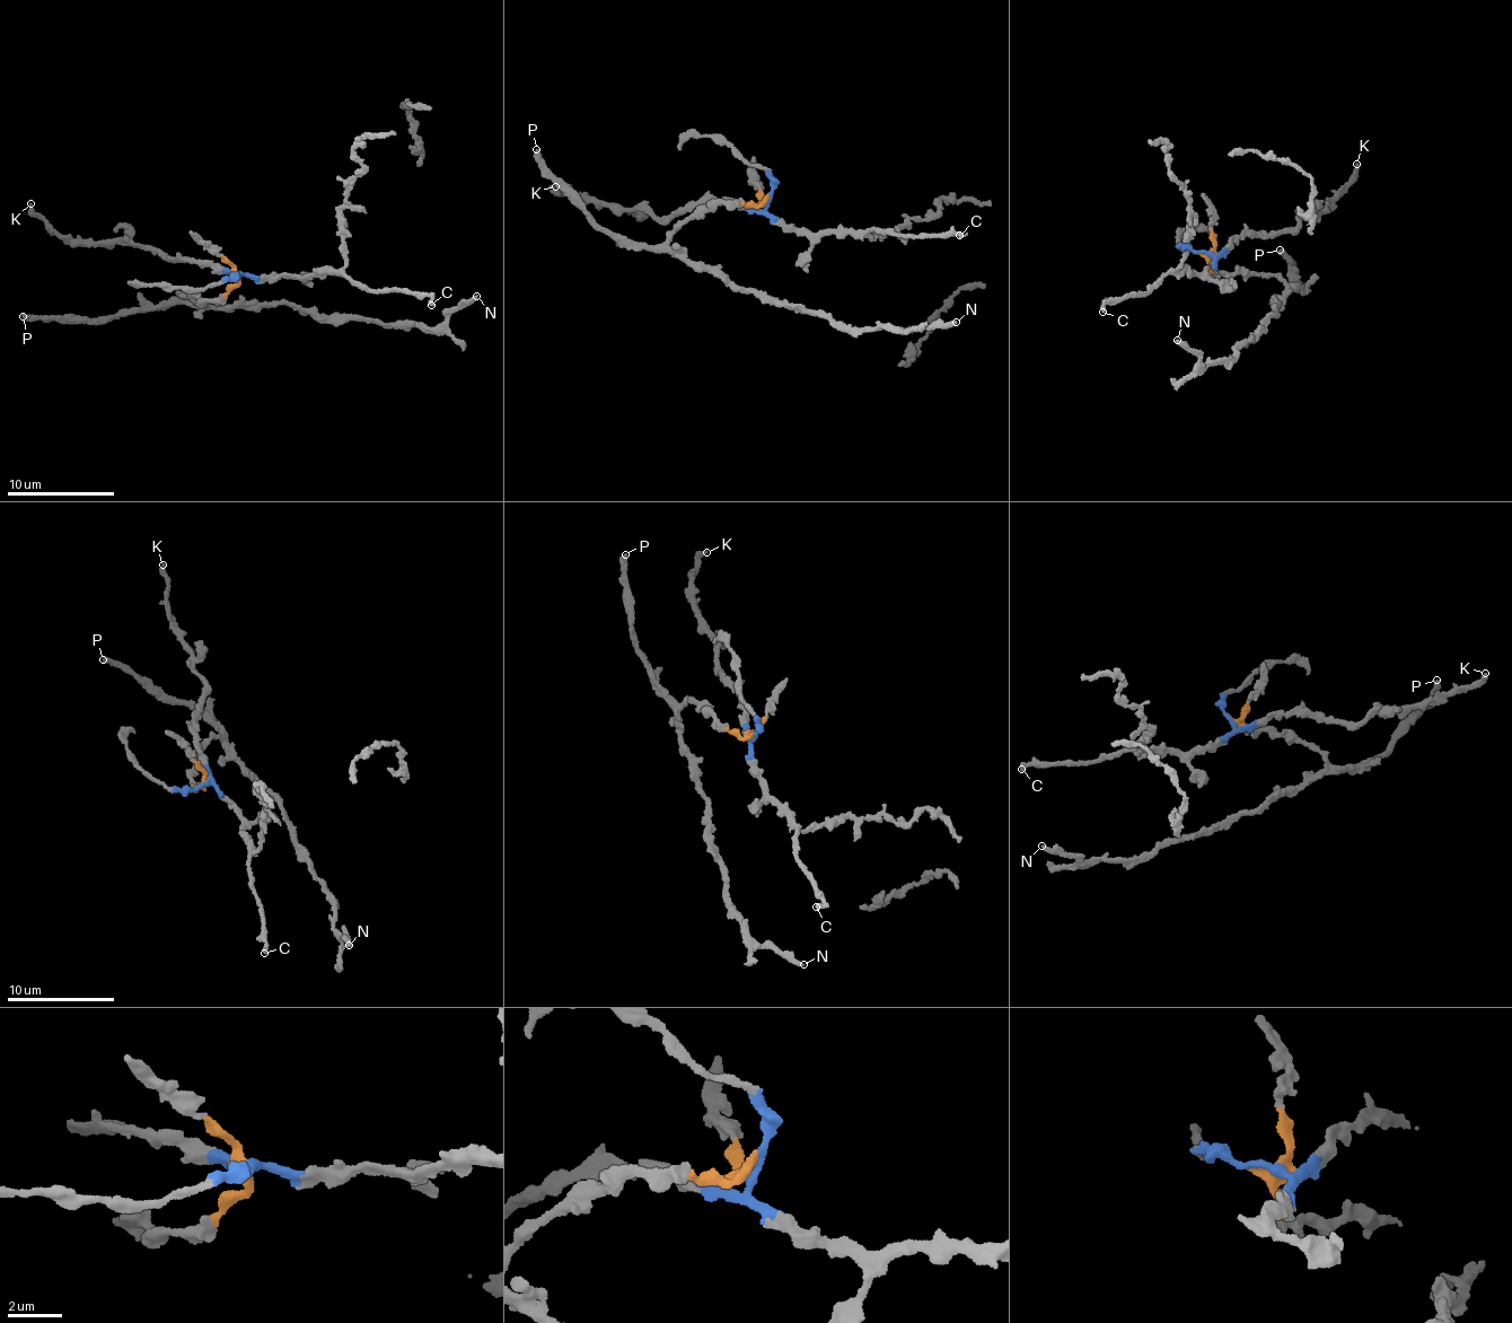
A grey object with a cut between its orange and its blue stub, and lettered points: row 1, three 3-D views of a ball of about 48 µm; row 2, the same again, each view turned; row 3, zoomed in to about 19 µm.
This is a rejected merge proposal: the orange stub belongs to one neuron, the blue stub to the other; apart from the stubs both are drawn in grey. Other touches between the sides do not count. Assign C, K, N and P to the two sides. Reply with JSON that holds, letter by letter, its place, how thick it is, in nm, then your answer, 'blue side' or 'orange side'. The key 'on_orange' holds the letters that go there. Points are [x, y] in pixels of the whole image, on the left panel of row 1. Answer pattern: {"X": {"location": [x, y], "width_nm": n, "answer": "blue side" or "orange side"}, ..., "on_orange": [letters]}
{"C": {"location": [431, 305], "width_nm": 300, "answer": "blue side"}, "K": {"location": [31, 203], "width_nm": 320, "answer": "blue side"}, "N": {"location": [476, 296], "width_nm": 300, "answer": "orange side"}, "P": {"location": [23, 316], "width_nm": 400, "answer": "orange side"}, "on_orange": ["N", "P"]}

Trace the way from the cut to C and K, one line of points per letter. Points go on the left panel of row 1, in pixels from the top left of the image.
C: (239, 274), (311, 279), (326, 272), (344, 274), (367, 288), (429, 296), (431, 306)
K: (239, 274), (176, 260), (151, 248), (49, 233), (31, 202)

